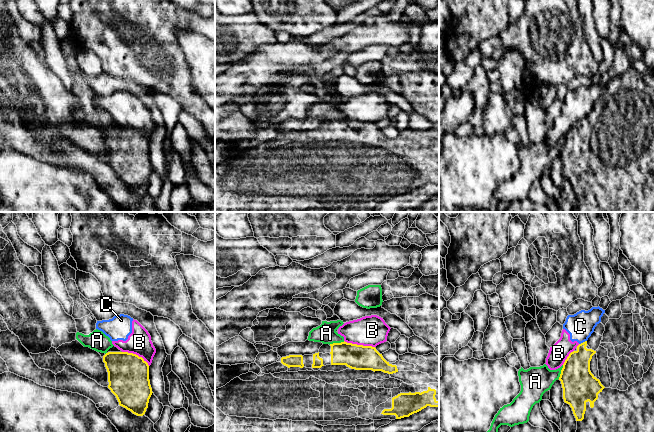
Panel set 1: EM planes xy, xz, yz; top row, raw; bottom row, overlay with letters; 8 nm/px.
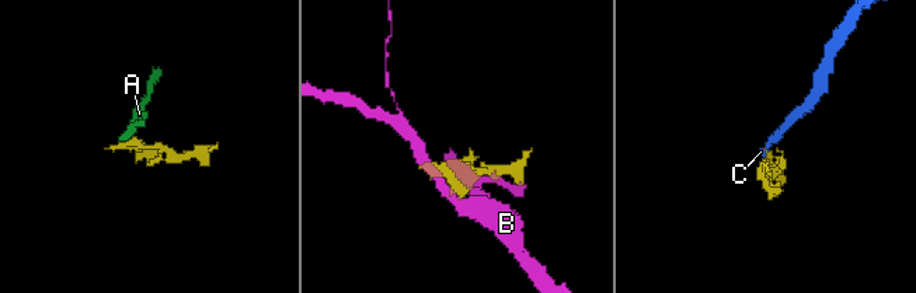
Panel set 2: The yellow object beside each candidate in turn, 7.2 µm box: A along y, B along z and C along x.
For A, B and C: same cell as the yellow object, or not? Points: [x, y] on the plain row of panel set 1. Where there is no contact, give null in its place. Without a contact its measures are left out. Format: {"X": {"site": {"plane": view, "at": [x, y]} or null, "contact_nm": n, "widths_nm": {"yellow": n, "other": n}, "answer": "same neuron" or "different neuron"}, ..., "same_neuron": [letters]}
{"A": {"site": {"plane": "xz", "at": [336, 119]}, "contact_nm": 130, "widths_nm": {"yellow": 200, "other": 160}, "answer": "different neuron"}, "B": {"site": {"plane": "xz", "at": [359, 121]}, "contact_nm": 260, "widths_nm": {"yellow": 200, "other": 240}, "answer": "different neuron"}, "C": {"site": {"plane": "yz", "at": [583, 118]}, "contact_nm": 70, "widths_nm": {"yellow": 220, "other": 220}, "answer": "different neuron"}, "same_neuron": []}

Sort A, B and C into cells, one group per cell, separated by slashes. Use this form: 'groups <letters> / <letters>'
groups A / B C

